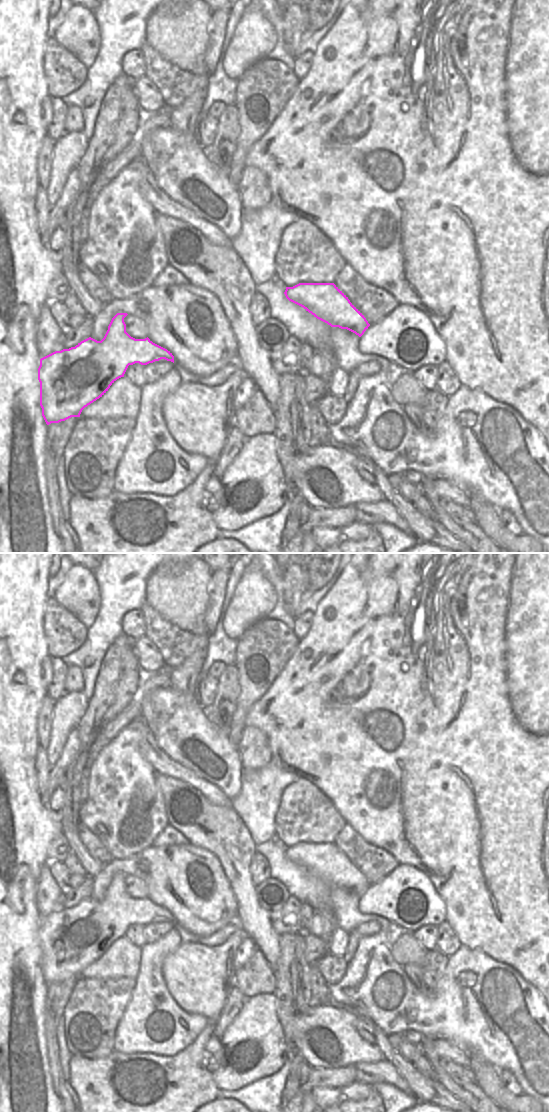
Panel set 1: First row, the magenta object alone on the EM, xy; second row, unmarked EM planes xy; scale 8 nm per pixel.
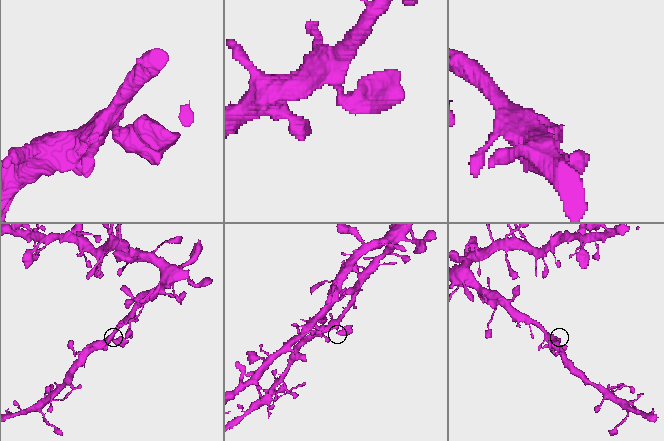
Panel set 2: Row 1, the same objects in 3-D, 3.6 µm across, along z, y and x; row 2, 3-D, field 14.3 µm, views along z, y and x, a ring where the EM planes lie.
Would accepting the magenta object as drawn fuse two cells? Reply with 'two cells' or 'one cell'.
one cell

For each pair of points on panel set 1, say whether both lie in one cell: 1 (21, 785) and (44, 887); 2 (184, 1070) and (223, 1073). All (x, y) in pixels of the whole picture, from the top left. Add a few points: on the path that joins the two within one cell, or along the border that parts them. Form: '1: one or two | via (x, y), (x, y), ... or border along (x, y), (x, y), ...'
1: two | border along (45, 862), (40, 870), (40, 877), (36, 887)
2: two | border along (211, 1073), (215, 1085), (220, 1090)

